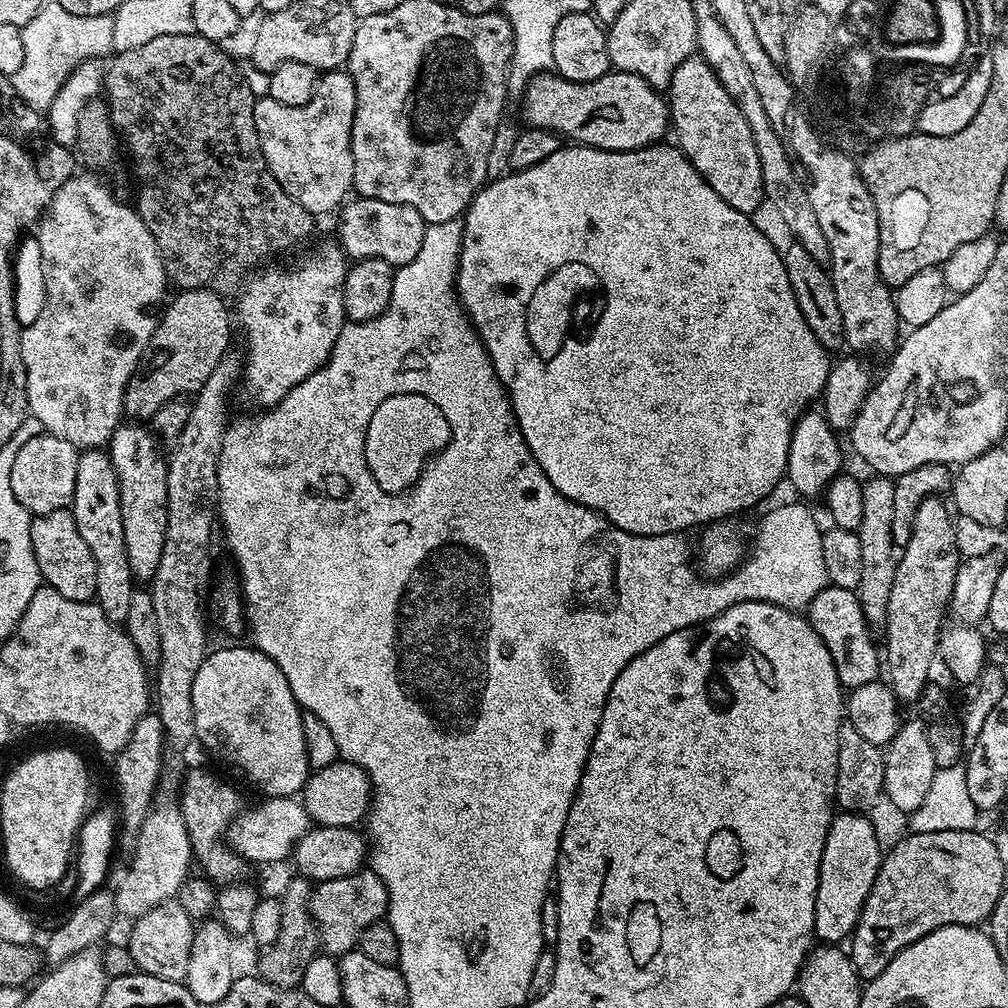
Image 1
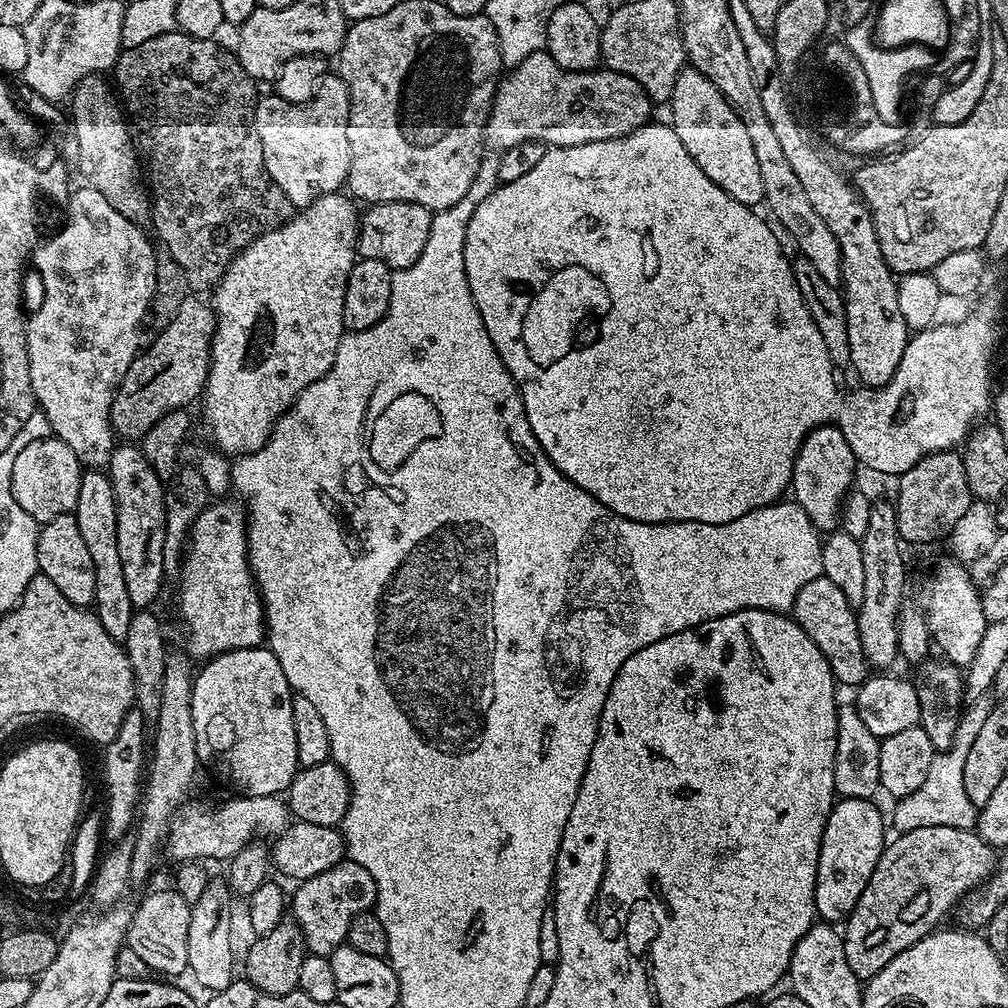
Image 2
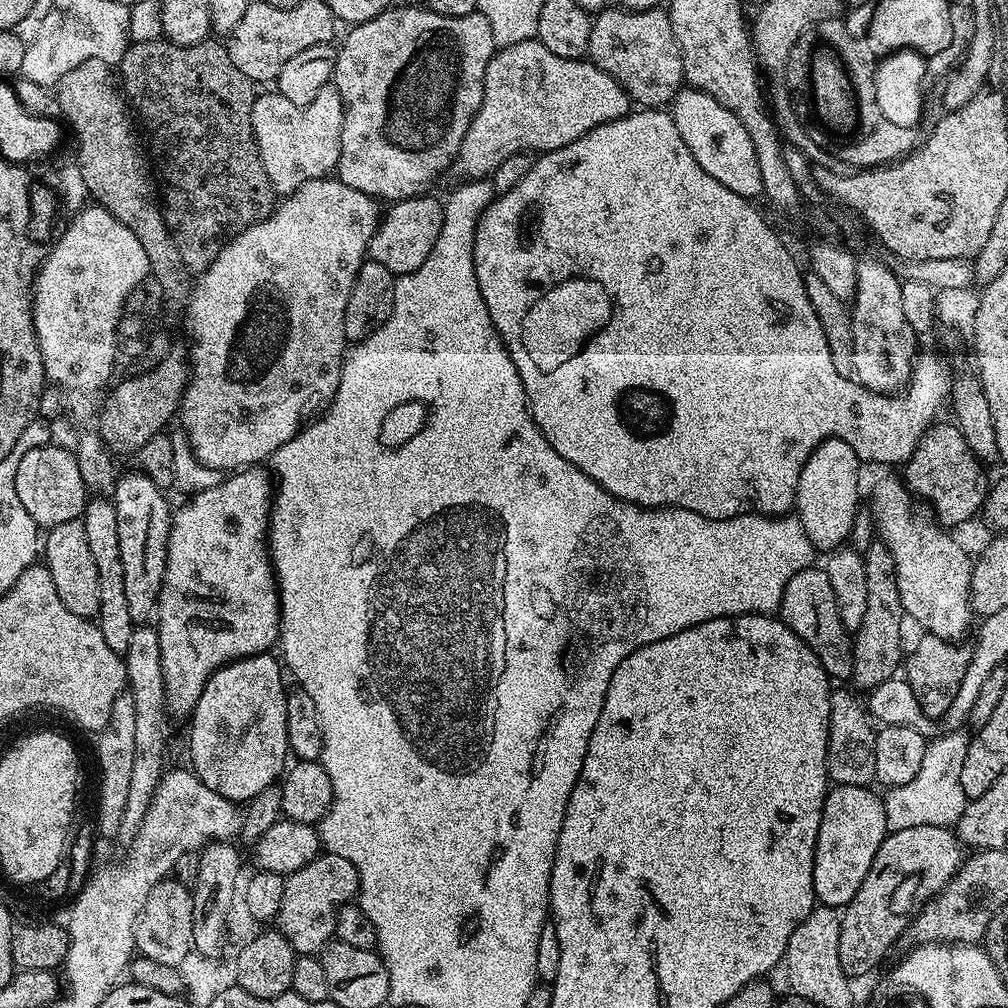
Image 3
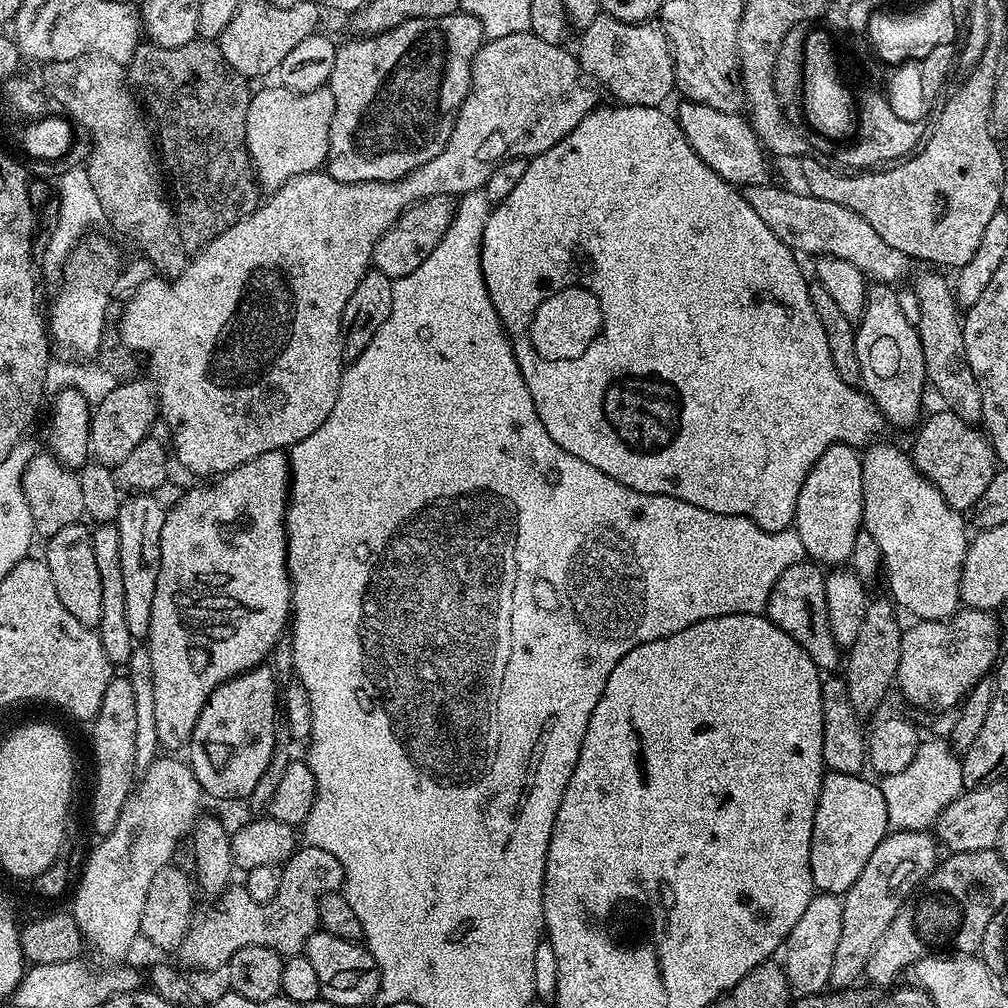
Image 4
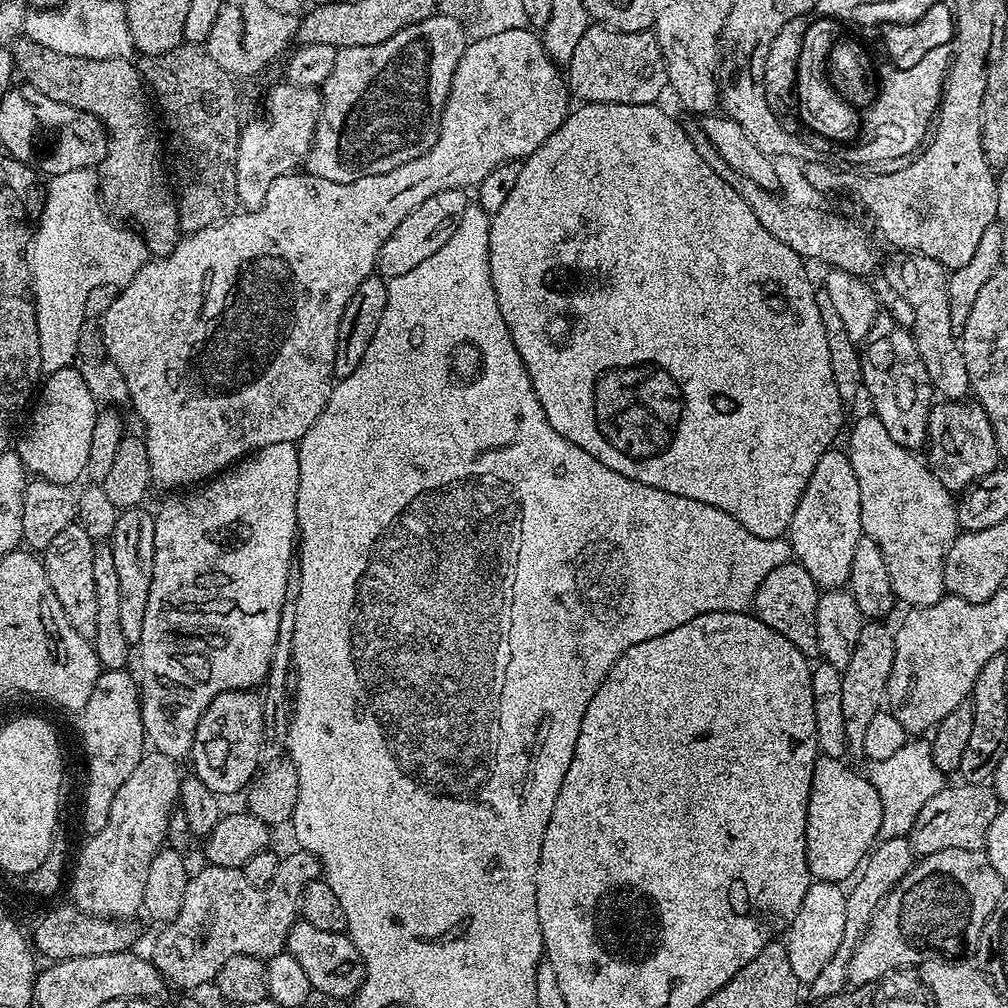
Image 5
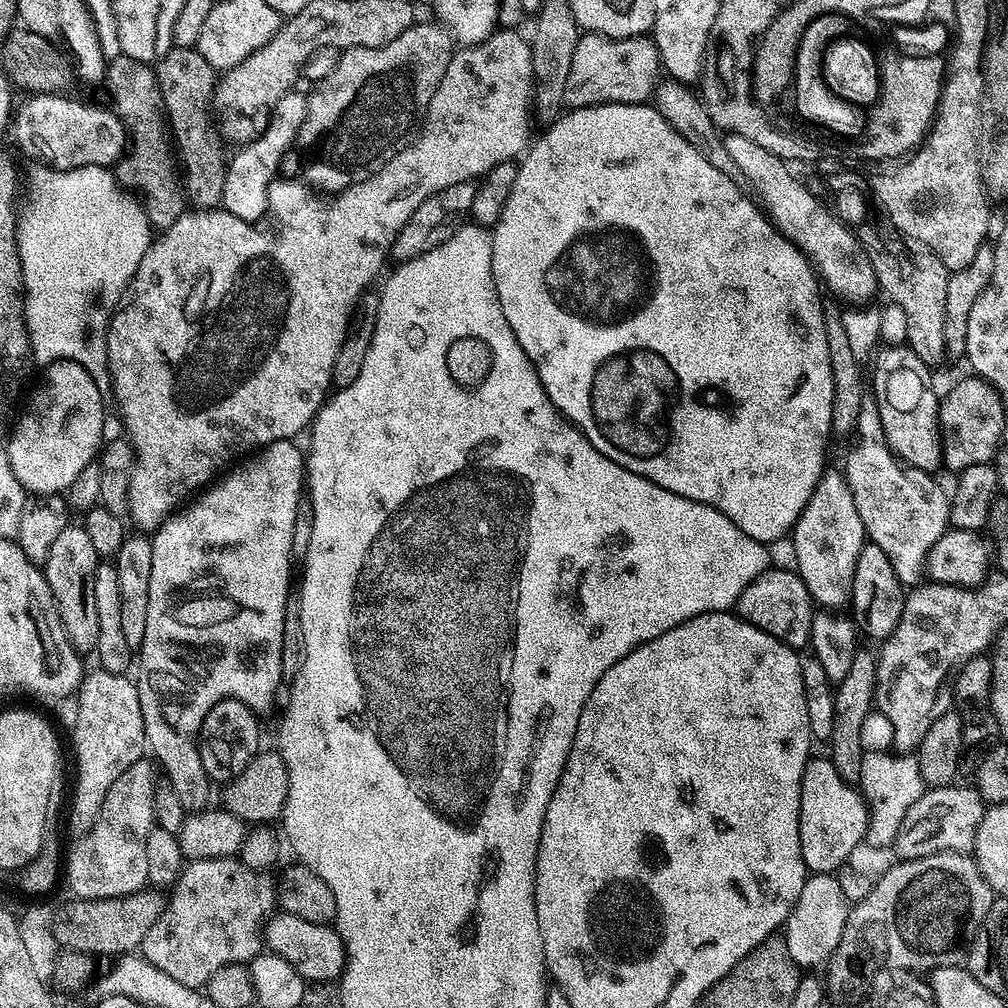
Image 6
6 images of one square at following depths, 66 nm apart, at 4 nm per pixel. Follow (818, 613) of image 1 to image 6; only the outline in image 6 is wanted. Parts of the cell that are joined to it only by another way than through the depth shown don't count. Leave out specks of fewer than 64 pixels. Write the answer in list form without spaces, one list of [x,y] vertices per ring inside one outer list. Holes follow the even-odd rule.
[[[772,566],[767,572],[758,574],[758,578],[754,578],[754,582],[750,582],[750,586],[746,586],[737,598],[734,612],[740,619],[758,626],[758,630],[766,630],[766,634],[778,638],[783,644],[804,650],[810,644],[814,601],[799,572],[788,568]]]

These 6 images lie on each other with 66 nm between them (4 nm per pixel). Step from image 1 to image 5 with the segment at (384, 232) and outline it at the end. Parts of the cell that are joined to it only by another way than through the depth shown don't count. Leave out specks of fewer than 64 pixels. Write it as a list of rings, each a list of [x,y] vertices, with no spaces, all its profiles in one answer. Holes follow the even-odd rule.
[[[463,188],[442,190],[442,194],[434,194],[434,198],[426,198],[426,202],[422,202],[422,206],[415,208],[397,226],[394,234],[390,234],[390,238],[386,238],[380,251],[380,257],[376,259],[379,275],[391,278],[410,274],[410,270],[414,270],[414,266],[426,262],[426,258],[430,258],[430,254],[438,254],[438,250],[442,250],[442,246],[446,246],[446,242],[450,242],[454,230],[458,230],[458,226],[464,221],[469,203],[469,193]]]

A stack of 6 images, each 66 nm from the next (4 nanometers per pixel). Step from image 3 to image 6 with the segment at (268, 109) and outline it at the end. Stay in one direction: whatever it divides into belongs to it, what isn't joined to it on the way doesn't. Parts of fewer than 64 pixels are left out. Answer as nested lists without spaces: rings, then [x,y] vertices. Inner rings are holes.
[[[300,90],[287,92],[272,108],[272,116],[268,119],[266,130],[258,134],[258,138],[248,141],[239,149],[237,156],[228,161],[226,186],[222,201],[223,211],[234,214],[234,218],[242,218],[251,224],[263,220],[268,214],[268,191],[272,181],[277,179],[280,163],[284,155],[297,143],[302,126],[308,114],[307,95]]]

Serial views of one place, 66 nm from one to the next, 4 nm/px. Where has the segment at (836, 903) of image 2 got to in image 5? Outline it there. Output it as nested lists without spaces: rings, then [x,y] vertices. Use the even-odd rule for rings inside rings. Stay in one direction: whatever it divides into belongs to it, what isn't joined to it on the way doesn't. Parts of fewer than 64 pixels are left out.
[[[820,756],[810,784],[806,816],[806,858],[811,879],[831,884],[851,881],[877,843],[881,826],[882,798],[878,798],[871,779],[855,772],[844,760]]]

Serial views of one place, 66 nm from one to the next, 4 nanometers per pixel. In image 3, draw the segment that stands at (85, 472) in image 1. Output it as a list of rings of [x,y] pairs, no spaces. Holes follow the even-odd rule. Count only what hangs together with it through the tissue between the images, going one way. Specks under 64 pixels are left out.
[[[92,498],[84,505],[84,529],[86,546],[90,546],[90,555],[94,557],[94,566],[98,566],[98,623],[102,638],[110,650],[123,654],[130,647],[130,634],[137,628],[130,618],[130,609],[126,602],[126,578],[122,574],[122,550],[118,550],[118,514],[115,503],[108,498]]]

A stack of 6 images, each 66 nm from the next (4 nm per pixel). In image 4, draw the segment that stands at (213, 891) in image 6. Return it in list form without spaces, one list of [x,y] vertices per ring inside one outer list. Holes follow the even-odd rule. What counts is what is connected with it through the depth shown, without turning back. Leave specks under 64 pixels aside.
[[[300,846],[288,857],[283,869],[282,886],[278,886],[278,894],[269,904],[254,902],[242,886],[229,886],[201,916],[199,913],[193,919],[182,952],[194,967],[223,969],[228,959],[246,946],[273,948],[285,958],[303,953],[306,942],[320,928],[321,896],[343,889],[342,862],[330,850]]]

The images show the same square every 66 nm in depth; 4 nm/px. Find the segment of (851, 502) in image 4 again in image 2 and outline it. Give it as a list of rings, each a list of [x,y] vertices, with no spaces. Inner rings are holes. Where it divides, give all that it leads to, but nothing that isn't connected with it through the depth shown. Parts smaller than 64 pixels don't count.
[[[834,424],[816,428],[802,442],[794,462],[790,492],[796,495],[793,496],[795,503],[806,510],[812,524],[821,533],[827,534],[839,525],[840,509],[844,507],[844,498],[853,487],[852,471],[855,468],[858,468],[858,461],[854,450],[850,450],[844,431],[838,430]]]

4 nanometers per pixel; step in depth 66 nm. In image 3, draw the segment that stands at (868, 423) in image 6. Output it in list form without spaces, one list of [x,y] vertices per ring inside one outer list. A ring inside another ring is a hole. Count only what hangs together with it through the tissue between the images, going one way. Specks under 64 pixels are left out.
[[[899,477],[882,479],[872,492],[870,511],[874,528],[894,557],[905,615],[920,624],[925,633],[958,642],[974,620],[970,607],[973,561],[949,531],[939,523],[931,522],[931,525],[928,519],[917,514],[912,499],[911,491]]]

